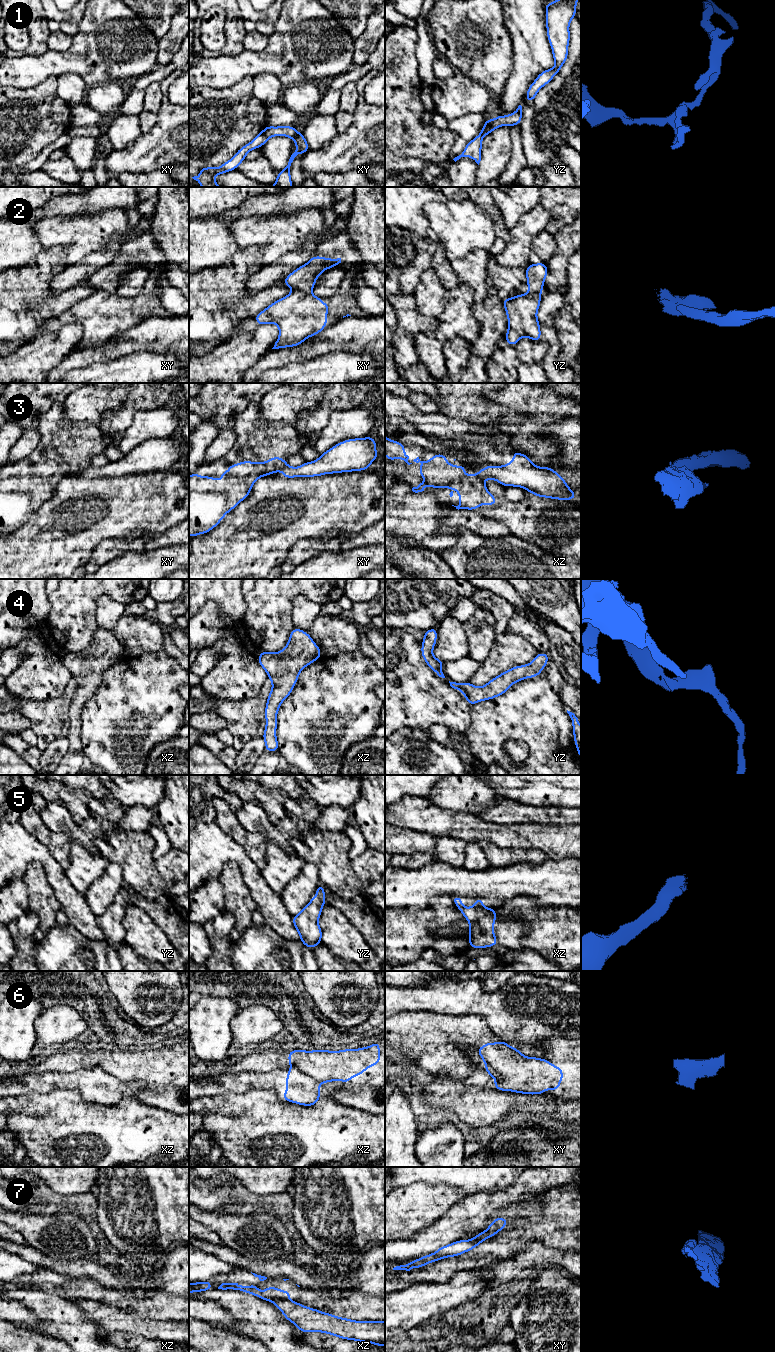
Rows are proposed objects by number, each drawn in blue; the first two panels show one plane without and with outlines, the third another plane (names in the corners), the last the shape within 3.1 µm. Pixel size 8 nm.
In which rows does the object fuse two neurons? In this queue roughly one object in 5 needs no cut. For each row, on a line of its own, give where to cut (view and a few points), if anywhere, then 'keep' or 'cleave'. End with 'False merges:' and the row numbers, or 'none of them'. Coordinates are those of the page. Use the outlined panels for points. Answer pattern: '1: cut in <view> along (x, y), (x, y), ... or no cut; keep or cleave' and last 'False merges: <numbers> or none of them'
1: cut in xy along (298, 133), (293, 139); cleave
2: cut in xy along (293, 289), (311, 293); cleave
3: cut in xz along (476, 474), (483, 483); cleave
4: no cut; keep
5: no cut; keep
6: cut in xz along (295, 1068), (310, 1075), (319, 1083); cleave
7: cut in xy along (493, 1234), (481, 1234), (477, 1238), (468, 1240); cleave
False merges: 1, 2, 3, 6, 7

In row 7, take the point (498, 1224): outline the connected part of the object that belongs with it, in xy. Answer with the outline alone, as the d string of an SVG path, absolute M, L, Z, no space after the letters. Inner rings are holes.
M504 1217L494 1218L492 1223L488 1226L485 1231L478 1233L475 1237L469 1239L469 1241L478 1239L481 1234L496 1235L499 1231L502 1231L507 1226L507 1221L508 1219Z

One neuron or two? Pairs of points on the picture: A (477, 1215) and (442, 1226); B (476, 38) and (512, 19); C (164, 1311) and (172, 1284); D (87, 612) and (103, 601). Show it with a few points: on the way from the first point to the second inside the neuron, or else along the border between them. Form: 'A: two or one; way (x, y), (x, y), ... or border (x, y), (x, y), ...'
A: one; way (468, 1216), (461, 1222), (451, 1226)
B: two; border (502, 10), (504, 25), (510, 36), (511, 46)
C: two; border (159, 1290), (178, 1295)
D: two; border (106, 593), (97, 601), (97, 626)

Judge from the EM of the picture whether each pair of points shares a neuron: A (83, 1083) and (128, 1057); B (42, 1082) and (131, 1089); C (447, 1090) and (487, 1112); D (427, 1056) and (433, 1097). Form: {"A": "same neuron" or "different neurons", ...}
{"A": "different neurons", "B": "same neuron", "C": "same neuron", "D": "different neurons"}

